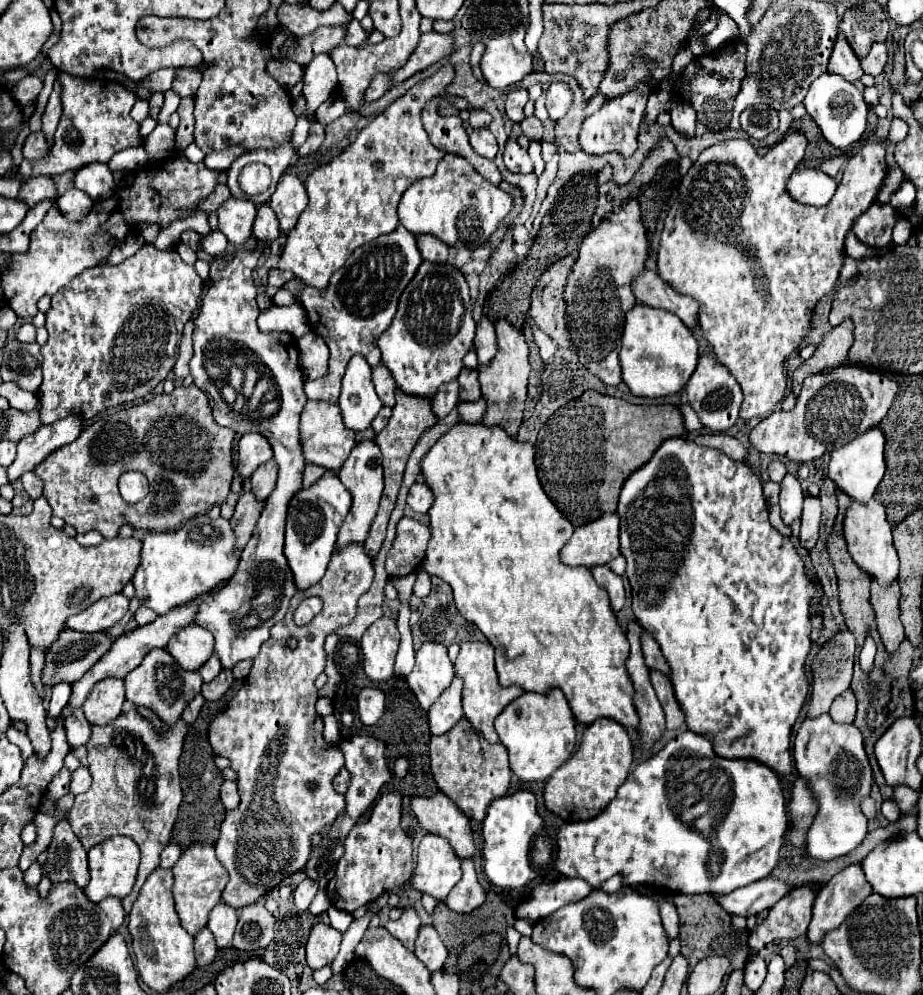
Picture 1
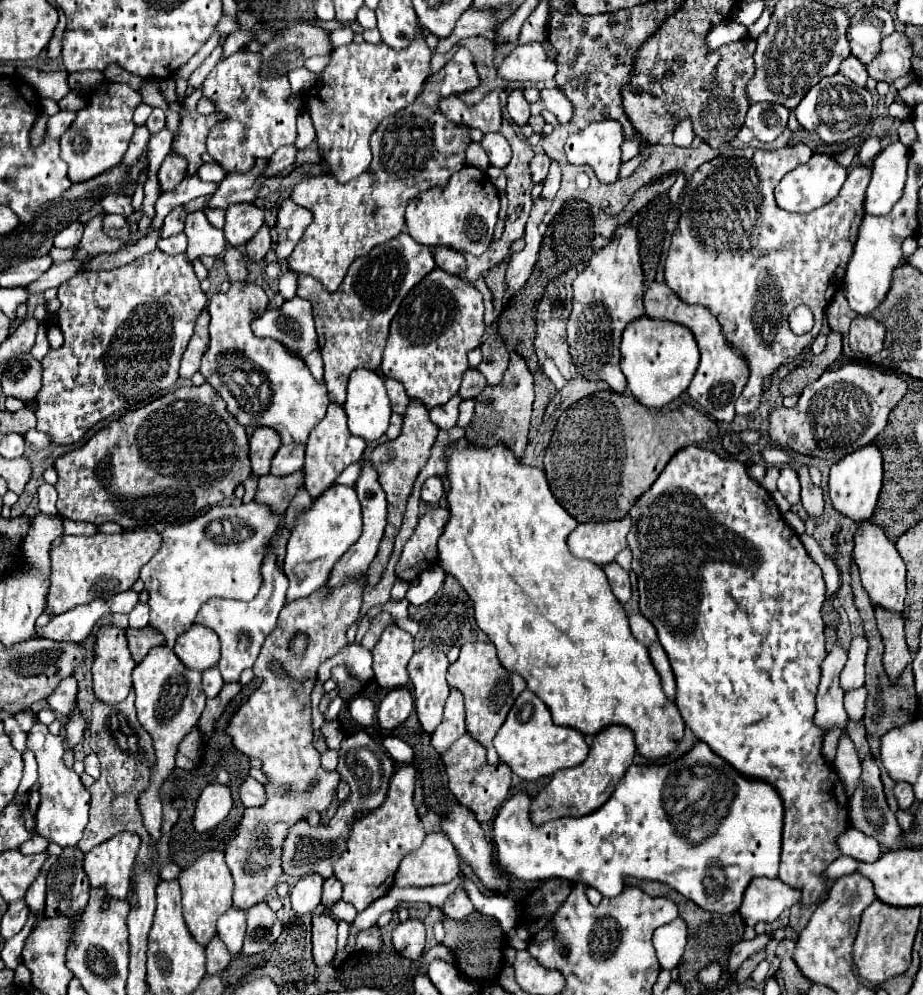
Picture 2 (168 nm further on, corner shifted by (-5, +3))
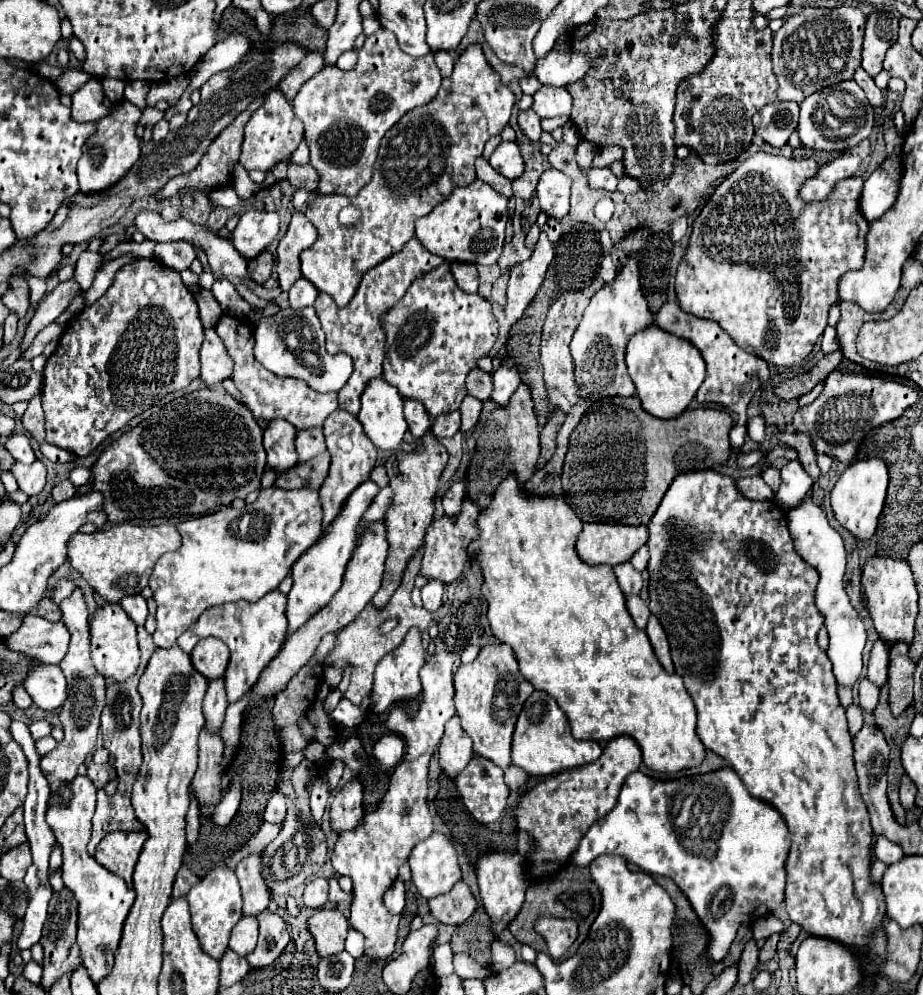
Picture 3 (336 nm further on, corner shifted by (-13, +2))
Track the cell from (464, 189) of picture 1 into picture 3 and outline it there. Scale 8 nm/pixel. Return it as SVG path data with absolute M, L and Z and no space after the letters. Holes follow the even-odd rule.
M473 180L469 186L455 188L427 216L415 220L415 236L433 254L449 262L495 264L503 250L507 222L507 198L495 192L487 182Z

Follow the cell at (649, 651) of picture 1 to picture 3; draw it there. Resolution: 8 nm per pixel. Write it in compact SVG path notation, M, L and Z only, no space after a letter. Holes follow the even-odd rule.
M635 596L635 598L627 598L627 608L629 608L629 614L631 614L631 618L635 620L637 628L645 630L647 620L649 620L649 616L651 616L647 604L645 604L639 596Z

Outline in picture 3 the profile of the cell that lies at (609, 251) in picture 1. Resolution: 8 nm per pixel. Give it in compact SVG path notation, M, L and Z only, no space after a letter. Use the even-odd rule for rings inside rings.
M631 254L627 262L623 262L623 266L617 270L615 280L605 284L591 296L591 302L583 314L583 320L573 334L571 356L575 364L575 380L579 384L581 398L599 400L603 396L635 394L635 386L625 366L625 346L635 332L651 324L653 324L653 314L647 306L647 300L641 288L641 276L639 276L635 254Z

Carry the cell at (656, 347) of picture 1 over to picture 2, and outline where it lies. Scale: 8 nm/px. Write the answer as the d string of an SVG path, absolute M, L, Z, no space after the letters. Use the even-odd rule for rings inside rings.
M641 317L629 323L621 339L621 371L627 379L627 387L633 397L649 407L661 409L673 399L677 399L691 383L699 365L699 349L693 333L671 321L655 321L651 317Z

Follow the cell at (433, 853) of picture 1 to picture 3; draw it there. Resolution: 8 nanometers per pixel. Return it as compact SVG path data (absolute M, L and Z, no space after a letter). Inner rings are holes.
M433 832L411 850L409 868L413 884L425 898L445 894L461 880L457 852L451 840L441 832Z

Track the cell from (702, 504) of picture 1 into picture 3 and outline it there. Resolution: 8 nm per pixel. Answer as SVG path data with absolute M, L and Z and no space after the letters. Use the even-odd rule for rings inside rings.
M695 470L683 472L675 478L665 492L657 512L647 524L649 528L649 610L659 618L671 646L671 658L677 674L683 678L687 692L691 694L699 722L697 734L701 742L719 754L731 764L731 768L739 774L747 790L759 798L769 802L773 808L781 812L787 822L791 834L791 852L787 858L787 888L785 888L785 906L789 918L807 930L813 936L825 936L831 940L839 940L843 944L855 944L865 954L865 972L867 976L875 974L875 966L871 964L873 956L885 956L885 938L883 938L883 920L885 920L885 902L881 888L873 886L869 880L869 860L871 860L871 824L867 818L867 808L863 806L857 778L855 778L855 762L853 762L853 742L847 732L845 710L837 698L837 684L831 672L831 662L827 662L827 654L817 644L817 632L823 626L823 614L815 606L815 590L819 584L819 572L809 566L803 558L799 558L793 538L787 528L787 512L783 512L773 500L751 500L737 488L737 478L715 470Z

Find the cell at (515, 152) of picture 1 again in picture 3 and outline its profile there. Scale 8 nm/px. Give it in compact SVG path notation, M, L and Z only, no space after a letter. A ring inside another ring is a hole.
M549 168L541 174L537 184L537 198L541 202L541 210L553 218L561 218L569 212L569 186L571 178L563 172Z

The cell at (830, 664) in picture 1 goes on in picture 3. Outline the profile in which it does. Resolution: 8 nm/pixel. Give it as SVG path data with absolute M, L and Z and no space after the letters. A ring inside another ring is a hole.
M875 640L871 652L869 652L869 662L867 662L867 678L883 686L887 678L887 664L889 664L889 646L883 640Z

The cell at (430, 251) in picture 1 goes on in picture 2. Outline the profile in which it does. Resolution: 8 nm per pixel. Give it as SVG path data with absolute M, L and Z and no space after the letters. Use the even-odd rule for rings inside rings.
M437 247L435 249L435 261L437 261L439 269L443 269L451 275L457 275L457 277L463 277L463 269L467 269L465 257L461 253L455 253L455 249Z

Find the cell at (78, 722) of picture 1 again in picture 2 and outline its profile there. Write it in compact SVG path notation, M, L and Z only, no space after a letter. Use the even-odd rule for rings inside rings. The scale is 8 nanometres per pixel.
M65 677L51 695L47 695L47 703L53 711L59 711L63 715L69 715L73 705L75 705L75 697L77 695L77 681L75 677Z

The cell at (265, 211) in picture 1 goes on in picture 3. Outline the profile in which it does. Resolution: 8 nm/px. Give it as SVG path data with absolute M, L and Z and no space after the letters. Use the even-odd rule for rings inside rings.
M263 250L257 258L253 258L249 262L249 274L251 274L251 280L255 280L257 284L263 284L269 276L271 276L271 270L273 270L273 254L269 250Z

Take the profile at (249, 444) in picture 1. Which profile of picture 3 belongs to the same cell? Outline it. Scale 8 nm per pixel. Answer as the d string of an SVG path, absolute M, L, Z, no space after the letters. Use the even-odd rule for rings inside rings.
M273 420L265 428L263 446L267 452L267 466L275 472L285 472L297 464L295 434L295 426L287 420Z

